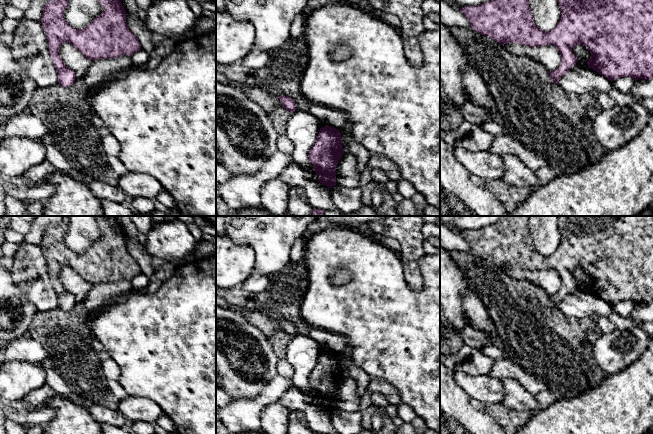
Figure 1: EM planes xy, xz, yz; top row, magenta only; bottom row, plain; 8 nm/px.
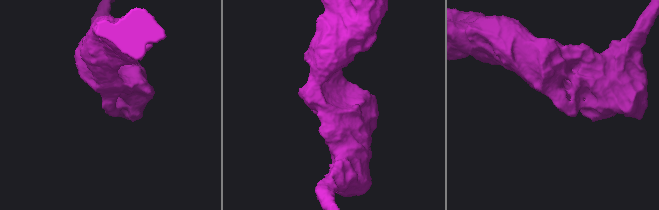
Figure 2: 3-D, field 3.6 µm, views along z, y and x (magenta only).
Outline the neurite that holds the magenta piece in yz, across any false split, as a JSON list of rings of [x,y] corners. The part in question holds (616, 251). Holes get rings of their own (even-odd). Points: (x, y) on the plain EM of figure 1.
[[[503,216],[499,221],[492,225],[476,230],[461,231],[459,233],[468,243],[471,249],[471,253],[479,256],[484,260],[494,263],[501,269],[507,267],[519,267],[528,271],[554,269],[559,274],[559,277],[561,279],[560,290],[555,295],[548,295],[550,303],[554,308],[558,308],[560,301],[568,297],[570,291],[577,287],[578,283],[572,275],[572,272],[576,269],[585,269],[587,271],[587,273],[591,277],[591,281],[587,285],[589,292],[593,293],[611,306],[618,302],[626,300],[632,301],[635,304],[650,304],[653,302],[653,216],[559,216],[558,227],[561,234],[561,241],[556,251],[548,256],[539,253],[534,247],[531,233],[529,231],[529,217],[530,216]]]

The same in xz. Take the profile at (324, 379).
[[[331,350],[321,351],[308,381],[319,406],[330,413],[336,409],[336,391],[343,377],[340,354]]]

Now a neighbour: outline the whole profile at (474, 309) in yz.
[[[470,290],[465,291],[463,294],[463,309],[470,323],[486,332],[490,336],[492,344],[500,348],[505,353],[495,324],[488,315],[486,307]]]

